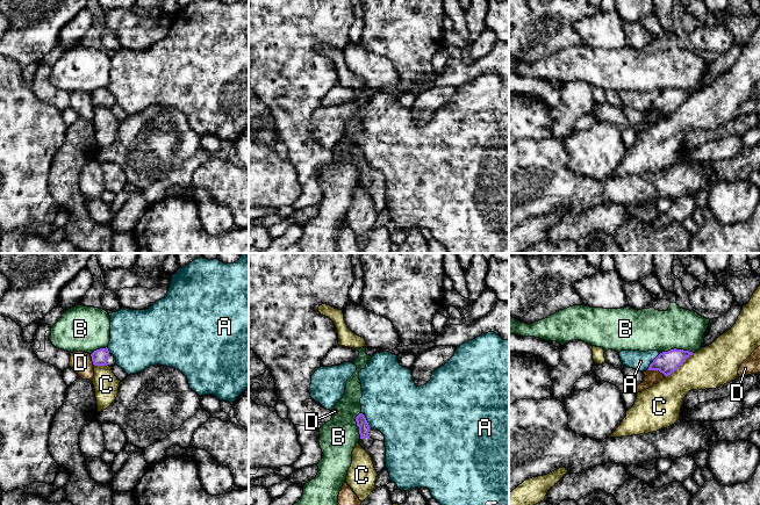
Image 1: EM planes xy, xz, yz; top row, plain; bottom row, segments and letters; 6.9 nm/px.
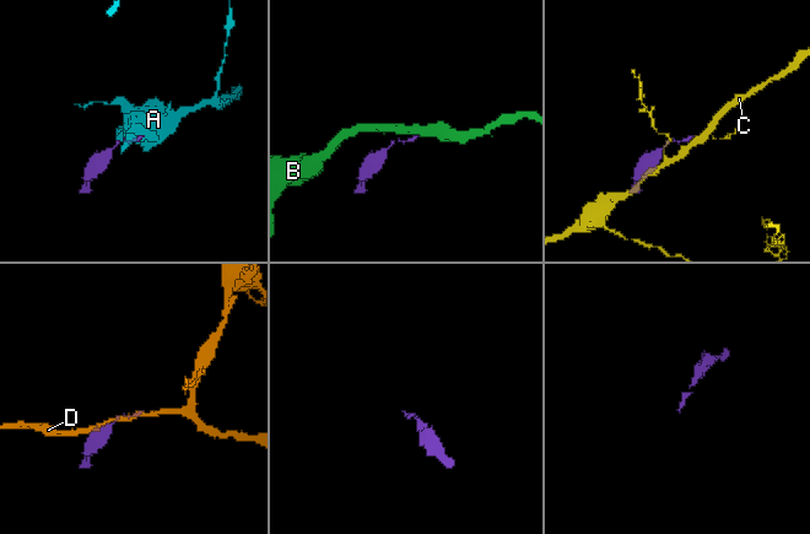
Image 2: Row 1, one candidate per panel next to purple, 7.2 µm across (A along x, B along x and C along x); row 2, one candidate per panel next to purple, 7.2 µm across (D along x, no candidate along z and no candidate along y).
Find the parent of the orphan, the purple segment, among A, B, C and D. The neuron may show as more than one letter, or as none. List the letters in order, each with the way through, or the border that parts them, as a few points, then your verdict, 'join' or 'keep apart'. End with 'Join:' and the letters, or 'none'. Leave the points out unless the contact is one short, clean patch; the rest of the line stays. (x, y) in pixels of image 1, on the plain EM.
A: keep apart
B: border along yz (693, 92), (671, 88), (660, 93); keep apart
C: keep apart
D: border along yz (647, 109), (658, 109), (666, 116); keep apart
Join: none

